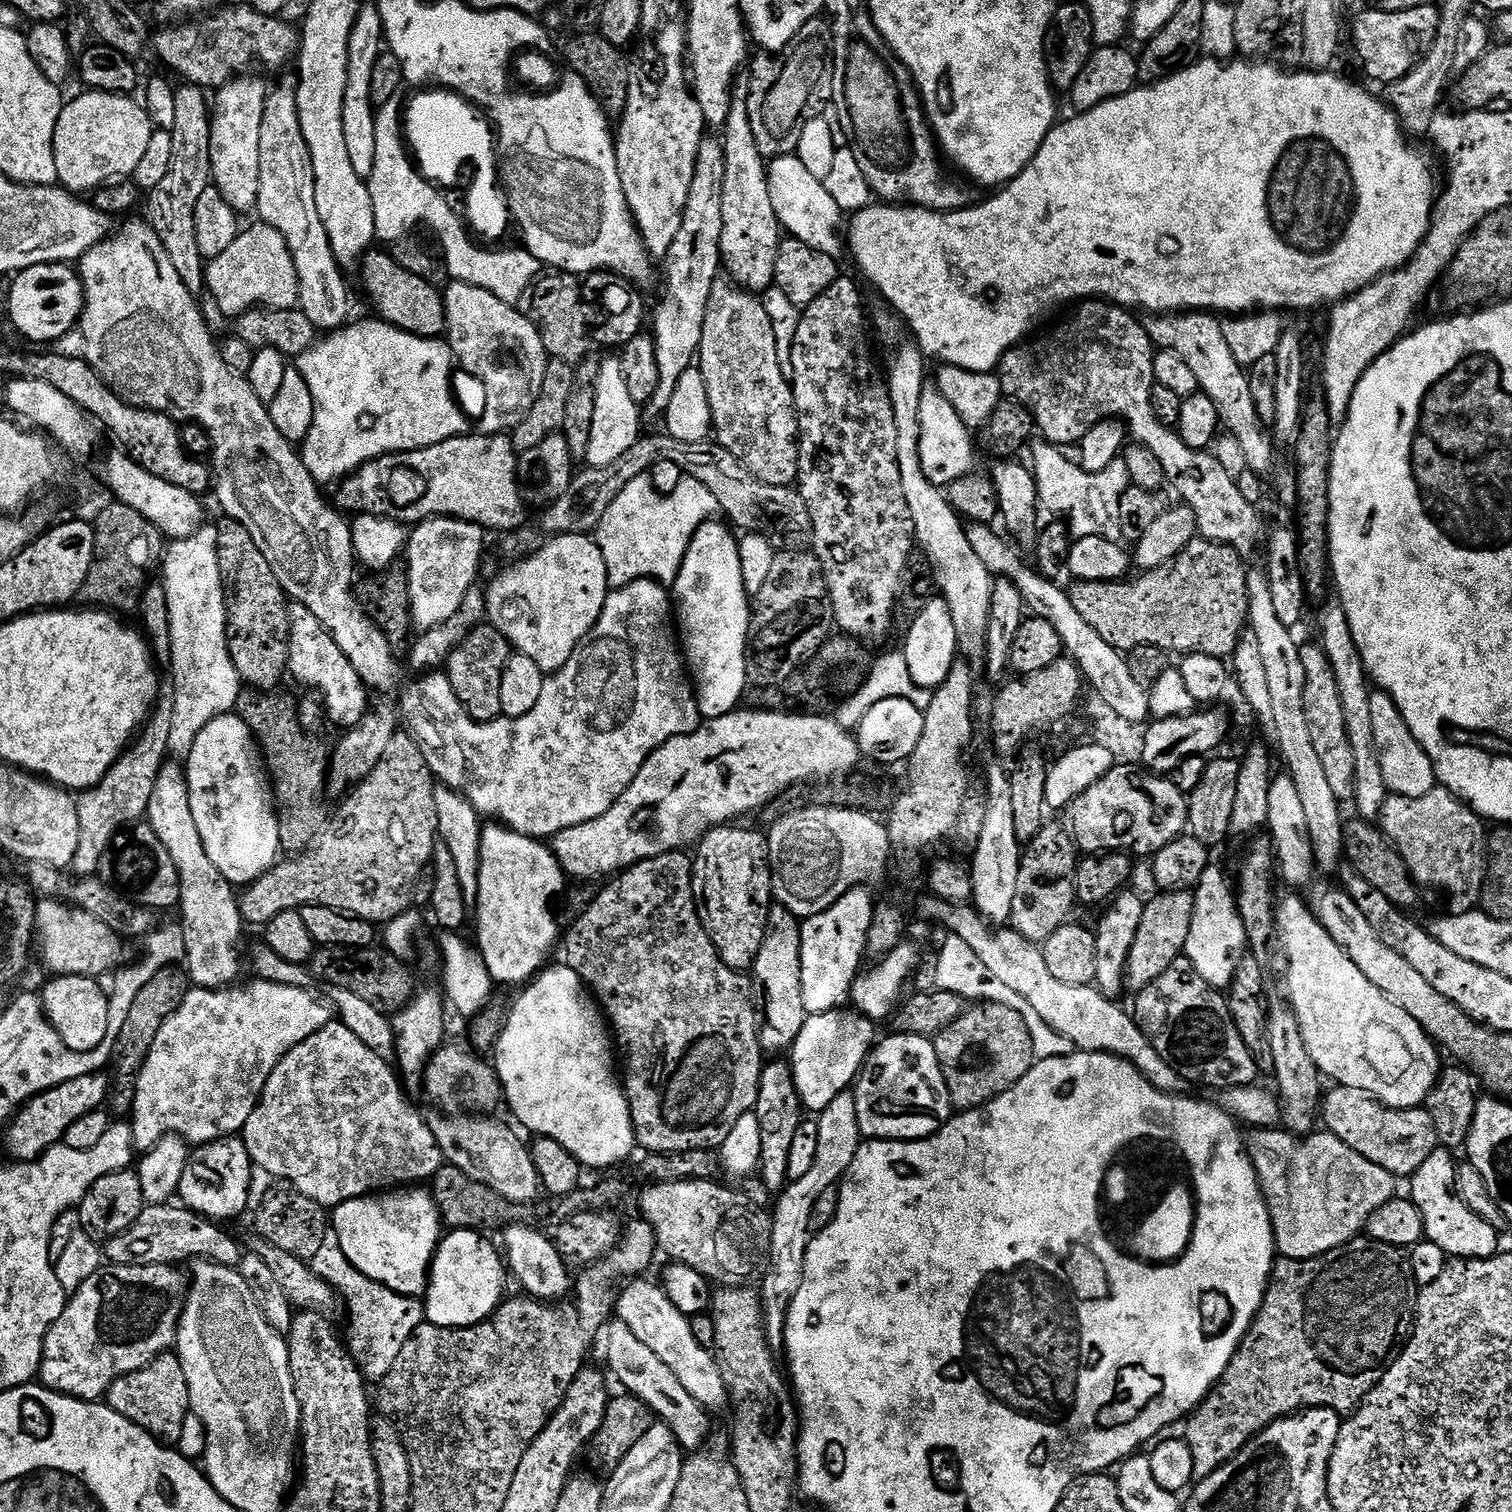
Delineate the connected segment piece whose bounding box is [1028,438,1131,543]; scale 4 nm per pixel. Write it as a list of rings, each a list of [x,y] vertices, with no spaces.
[[[1043,438],[1033,439],[1028,448],[1034,469],[1032,475],[1035,478],[1037,486],[1037,494],[1039,505],[1046,511],[1052,512],[1051,515],[1058,516],[1062,510],[1070,510],[1070,518],[1068,517],[1069,535],[1073,539],[1101,539],[1106,541],[1121,541],[1121,527],[1118,523],[1118,507],[1121,505],[1121,496],[1125,493],[1128,487],[1131,487],[1129,482],[1129,474],[1127,467],[1122,458],[1116,459],[1106,466],[1100,472],[1090,473],[1084,470],[1077,461],[1066,458],[1063,452],[1057,445],[1050,444]]]

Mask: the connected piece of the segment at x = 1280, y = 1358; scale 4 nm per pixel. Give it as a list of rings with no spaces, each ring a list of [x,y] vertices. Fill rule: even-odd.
[[[1357,1238],[1349,1244],[1338,1246],[1321,1256],[1315,1256],[1309,1260],[1277,1259],[1272,1265],[1272,1279],[1264,1295],[1262,1306],[1258,1310],[1256,1319],[1248,1327],[1240,1345],[1236,1347],[1234,1358],[1226,1366],[1226,1370],[1220,1376],[1220,1380],[1208,1392],[1208,1397],[1196,1407],[1196,1411],[1187,1417],[1189,1425],[1184,1439],[1190,1446],[1190,1454],[1194,1458],[1194,1477],[1197,1481],[1205,1480],[1214,1470],[1218,1470],[1226,1462],[1233,1460],[1249,1442],[1266,1426],[1270,1426],[1283,1416],[1291,1416],[1305,1408],[1333,1408],[1341,1414],[1351,1414],[1363,1404],[1365,1398],[1373,1392],[1382,1382],[1382,1378],[1390,1370],[1390,1366],[1400,1356],[1400,1351],[1408,1342],[1414,1327],[1414,1313],[1416,1311],[1416,1297],[1418,1285],[1414,1274],[1410,1270],[1410,1262],[1405,1249],[1395,1248],[1386,1242]]]

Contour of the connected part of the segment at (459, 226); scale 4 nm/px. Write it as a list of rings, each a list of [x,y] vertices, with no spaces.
[[[399,103],[379,105],[376,112],[377,133],[375,135],[375,159],[373,172],[366,183],[370,190],[370,202],[374,202],[374,226],[376,235],[382,241],[395,242],[405,239],[411,228],[420,223],[440,232],[440,240],[444,243],[443,255],[453,269],[461,268],[467,279],[472,282],[486,282],[487,287],[495,292],[499,300],[510,305],[519,301],[522,290],[530,286],[530,282],[541,271],[542,265],[531,252],[487,252],[468,241],[466,224],[454,209],[448,205],[441,189],[429,182],[418,171],[417,165],[410,159],[406,147],[405,133],[402,131],[402,108]]]

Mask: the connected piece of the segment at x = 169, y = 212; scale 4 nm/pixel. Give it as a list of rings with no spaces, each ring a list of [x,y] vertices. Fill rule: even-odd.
[[[181,83],[175,89],[175,121],[171,130],[174,142],[174,154],[170,154],[170,171],[166,178],[158,182],[146,196],[148,198],[147,223],[158,234],[166,254],[170,254],[170,262],[174,262],[174,270],[182,278],[182,282],[193,294],[203,293],[206,288],[206,261],[202,250],[198,250],[198,237],[194,231],[194,206],[198,206],[198,198],[202,190],[212,184],[212,163],[210,162],[210,130],[212,114],[210,100],[205,89],[195,84]]]

